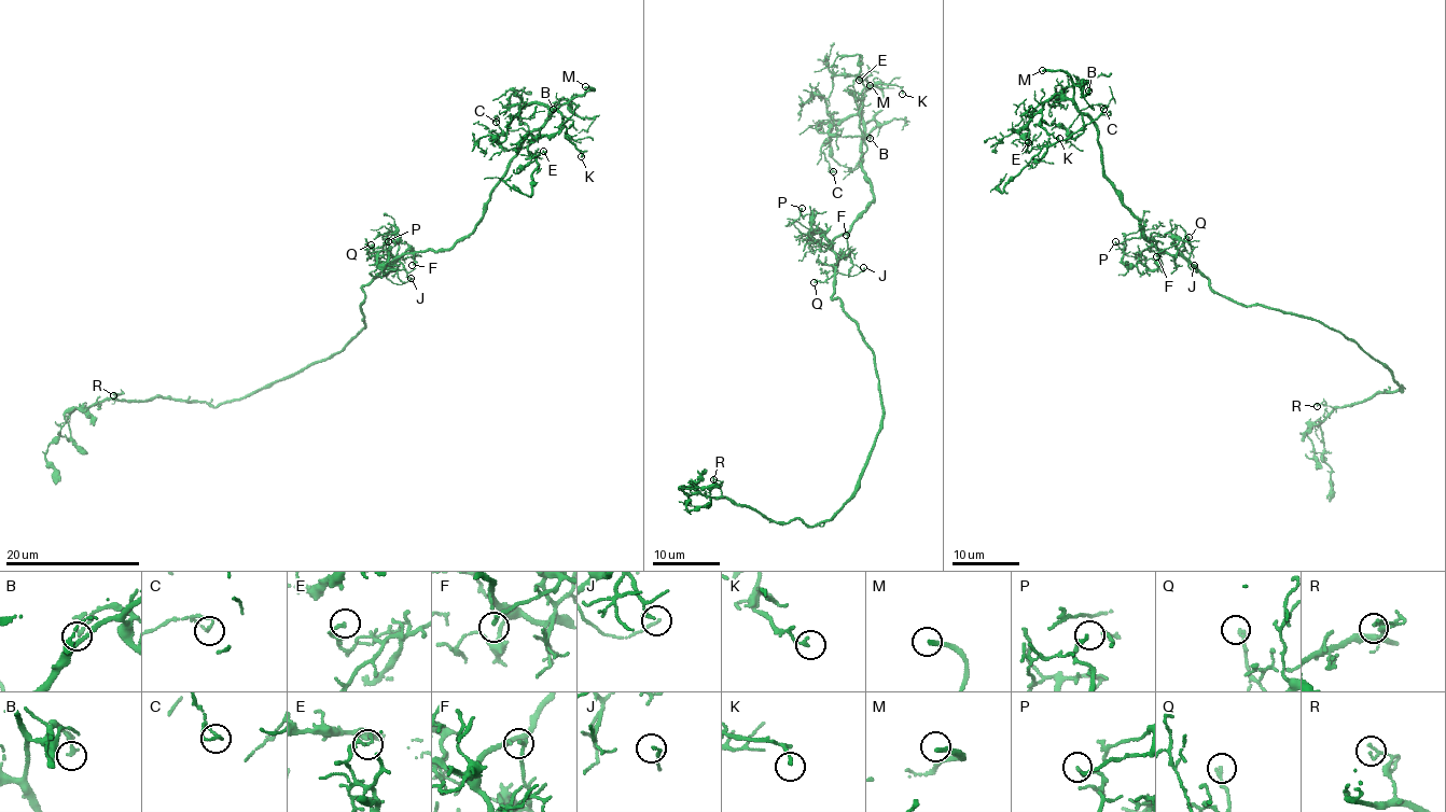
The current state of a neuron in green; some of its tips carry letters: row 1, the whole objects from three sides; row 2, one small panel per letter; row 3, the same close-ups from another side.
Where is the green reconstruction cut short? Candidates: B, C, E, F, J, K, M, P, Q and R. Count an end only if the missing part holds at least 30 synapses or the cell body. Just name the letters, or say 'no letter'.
M

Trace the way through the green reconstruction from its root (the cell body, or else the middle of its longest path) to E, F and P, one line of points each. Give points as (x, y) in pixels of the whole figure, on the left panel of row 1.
E: (363, 319), (363, 286), (402, 255), (461, 241), (526, 136), (538, 131), (527, 148), (531, 157), (543, 151)
F: (363, 319), (360, 304), (364, 297), (363, 286), (407, 251), (415, 253), (412, 265)
P: (363, 319), (363, 286), (395, 262), (388, 251), (370, 257), (366, 252), (388, 241)

